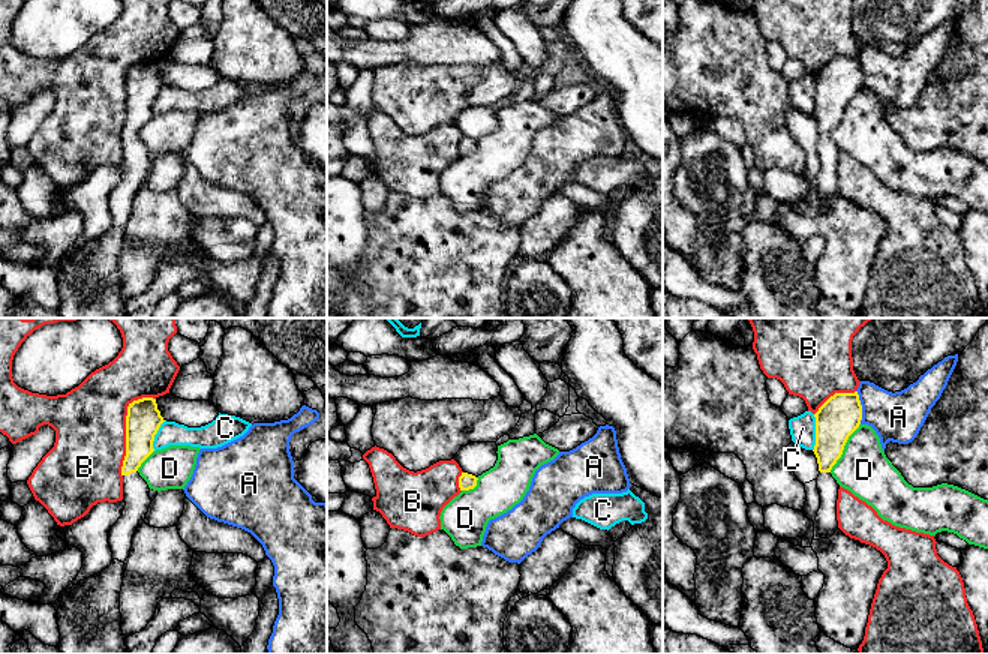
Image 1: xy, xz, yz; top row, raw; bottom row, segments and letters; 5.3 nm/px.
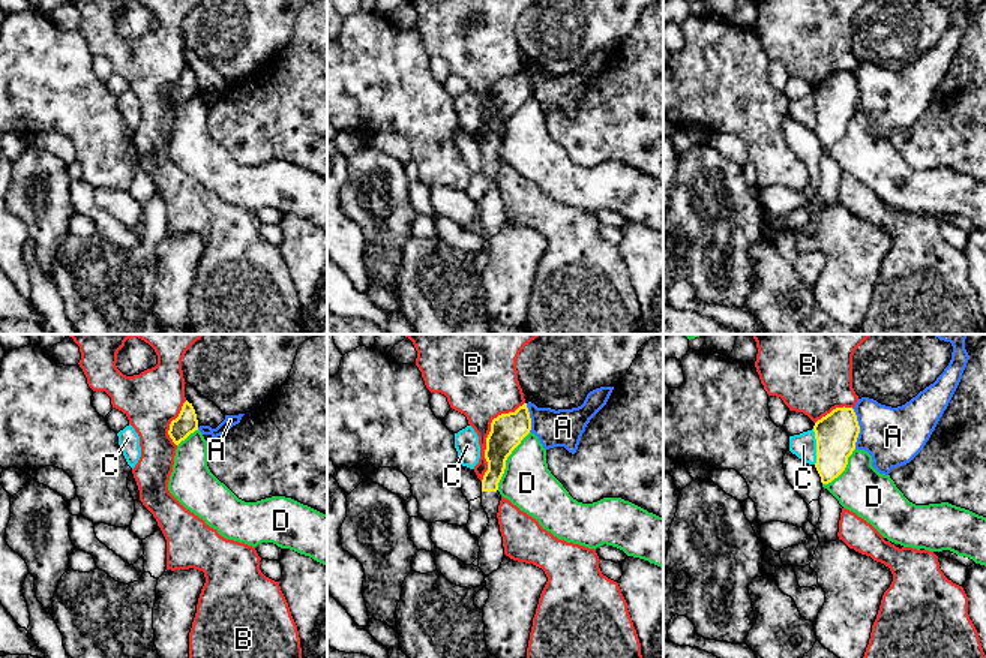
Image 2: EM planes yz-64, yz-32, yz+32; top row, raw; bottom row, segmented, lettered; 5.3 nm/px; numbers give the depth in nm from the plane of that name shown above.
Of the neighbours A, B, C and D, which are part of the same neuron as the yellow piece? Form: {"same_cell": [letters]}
{"same_cell": []}

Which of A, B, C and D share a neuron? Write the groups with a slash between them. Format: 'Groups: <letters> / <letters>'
Groups: A / B / C / D

